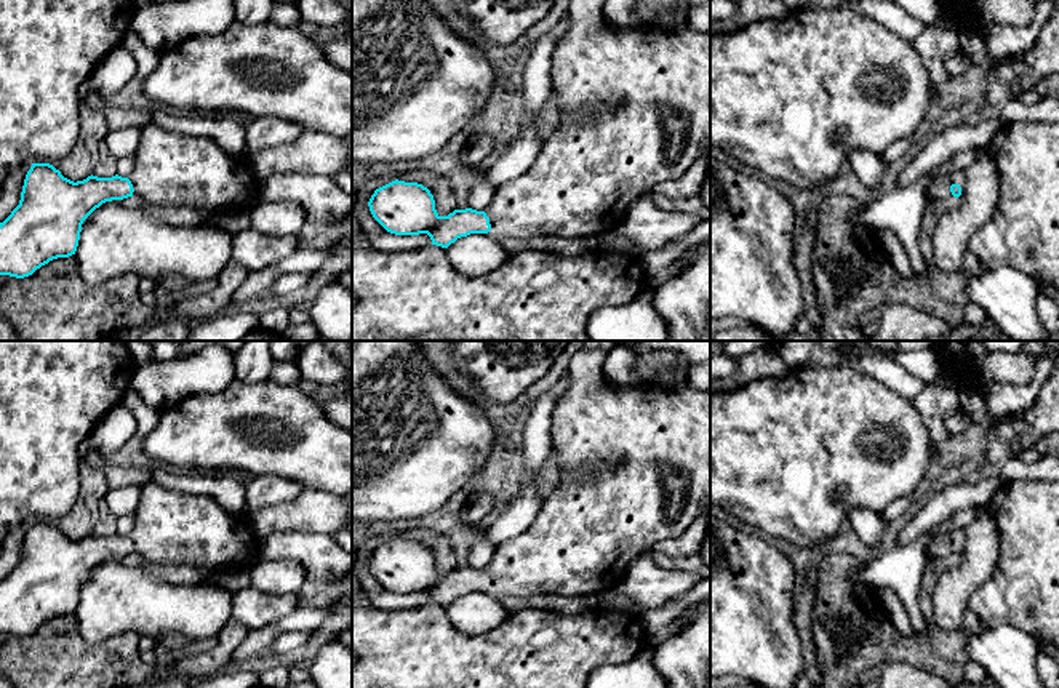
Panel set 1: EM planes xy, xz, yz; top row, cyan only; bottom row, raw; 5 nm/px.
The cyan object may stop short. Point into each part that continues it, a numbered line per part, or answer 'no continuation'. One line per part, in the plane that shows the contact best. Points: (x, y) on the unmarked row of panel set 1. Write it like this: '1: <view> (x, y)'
1: yz (939, 548)

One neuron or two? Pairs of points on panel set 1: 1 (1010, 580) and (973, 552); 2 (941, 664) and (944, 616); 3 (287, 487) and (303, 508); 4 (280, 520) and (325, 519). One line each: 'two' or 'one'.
1: two
2: two
3: two
4: one

